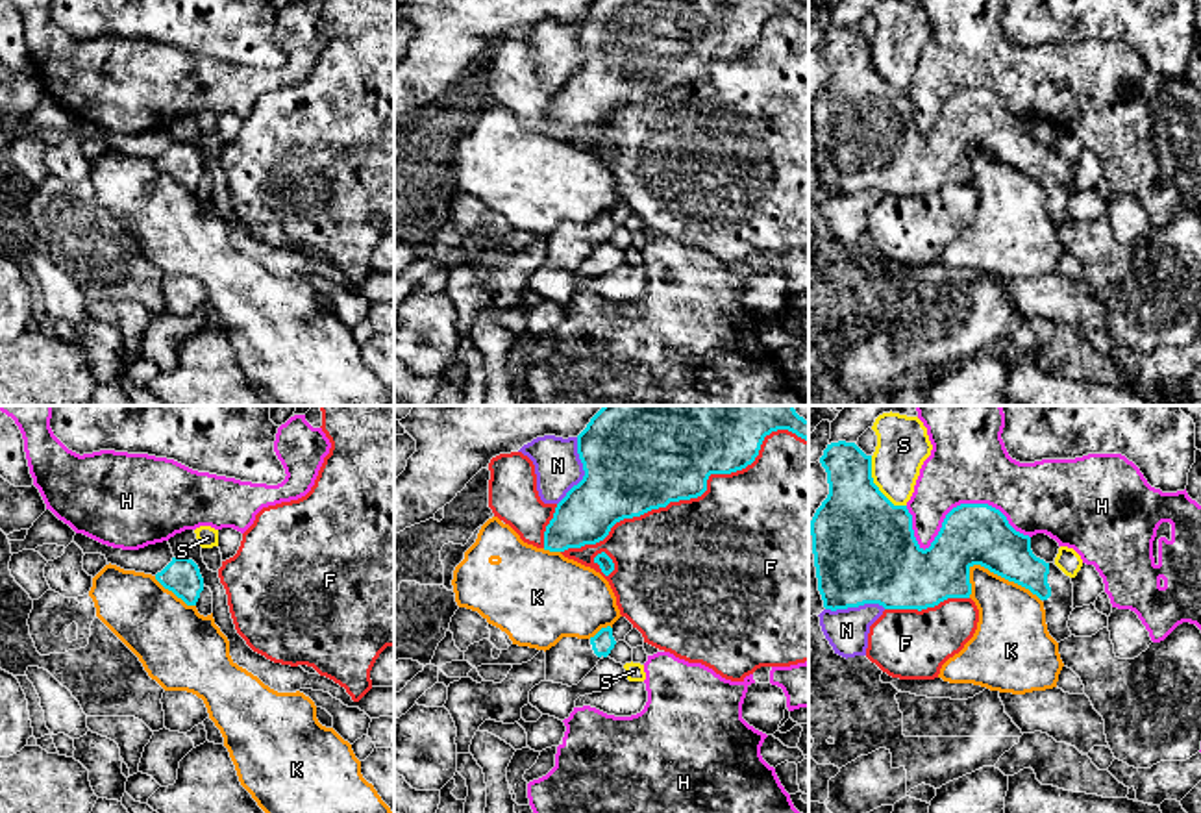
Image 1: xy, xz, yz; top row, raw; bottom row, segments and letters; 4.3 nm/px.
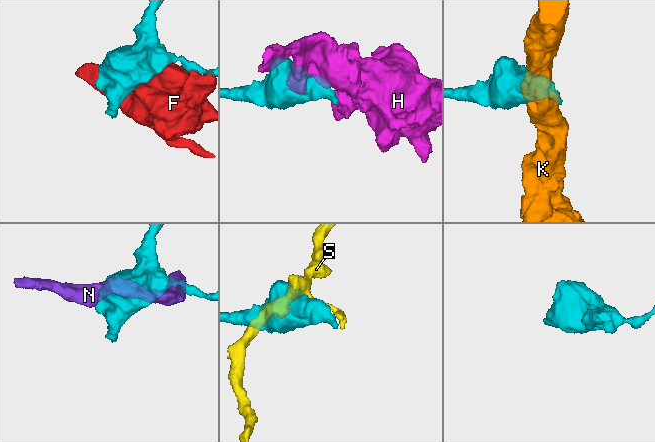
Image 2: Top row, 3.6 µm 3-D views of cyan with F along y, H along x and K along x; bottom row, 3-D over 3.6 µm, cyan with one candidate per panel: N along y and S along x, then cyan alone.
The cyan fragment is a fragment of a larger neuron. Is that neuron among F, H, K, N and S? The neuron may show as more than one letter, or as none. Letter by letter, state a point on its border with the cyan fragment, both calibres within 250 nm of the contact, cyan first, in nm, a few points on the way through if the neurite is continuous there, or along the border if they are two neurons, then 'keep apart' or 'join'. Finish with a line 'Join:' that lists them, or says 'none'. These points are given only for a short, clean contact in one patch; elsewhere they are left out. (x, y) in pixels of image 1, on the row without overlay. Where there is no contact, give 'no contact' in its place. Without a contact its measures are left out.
F: xz (693, 82) | 400/480 nm | keep apart
H: yz (950, 97) | 280/340 nm | keep apart
K: yz (1005, 163) | 280/320 nm | keep apart
N: xz (583, 54) | 440/200 nm | keep apart
S: yz (876, 71) | 440/220 nm | keep apart
Join: none

